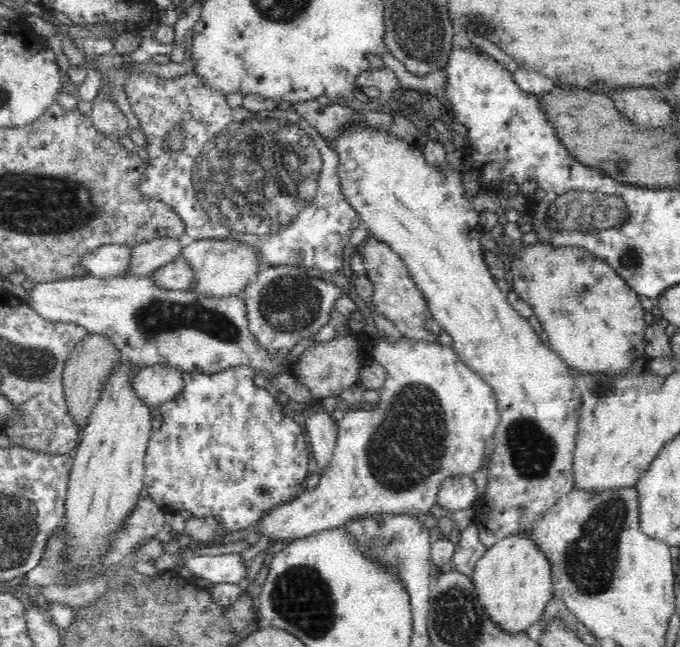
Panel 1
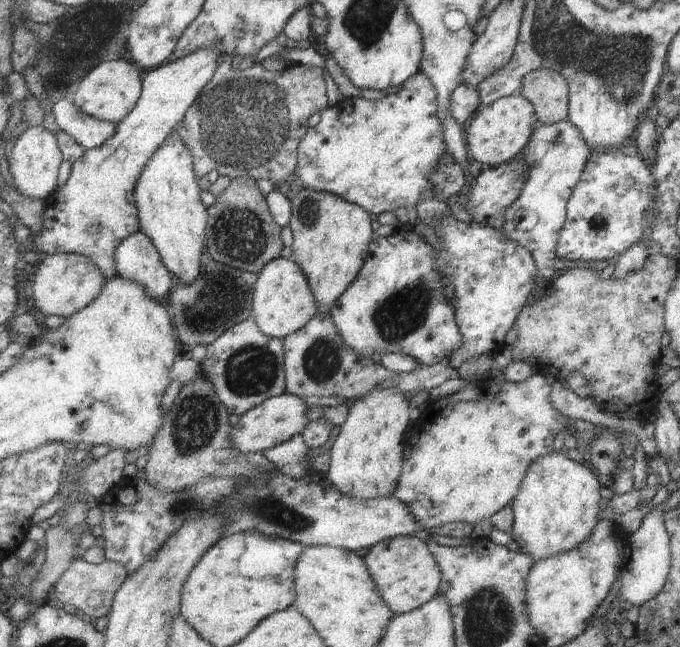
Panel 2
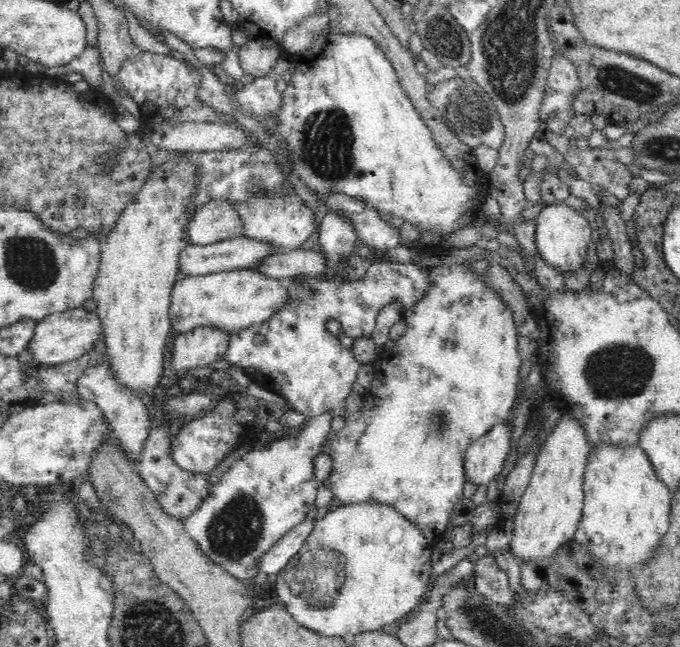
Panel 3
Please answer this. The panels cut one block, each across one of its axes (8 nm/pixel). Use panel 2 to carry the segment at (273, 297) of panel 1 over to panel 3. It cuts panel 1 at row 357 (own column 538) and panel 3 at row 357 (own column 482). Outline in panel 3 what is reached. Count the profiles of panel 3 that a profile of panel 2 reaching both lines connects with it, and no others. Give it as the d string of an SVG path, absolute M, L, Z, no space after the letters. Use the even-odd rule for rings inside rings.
M330 208L323 219L320 220L318 235L320 250L325 257L327 264L327 275L325 277L310 277L308 275L283 277L280 279L282 285L289 289L290 302L282 307L277 314L263 323L248 325L232 332L229 338L225 359L230 365L240 366L245 374L250 377L258 386L269 389L291 404L291 409L302 413L307 417L331 414L331 416L344 416L344 403L350 392L353 391L354 381L358 378L358 370L362 363L354 358L352 349L340 344L338 335L332 335L326 329L328 320L336 320L341 324L341 332L350 338L370 337L374 328L378 313L394 302L401 302L403 310L410 310L415 302L423 296L427 289L428 267L420 267L416 262L407 264L382 261L372 263L366 270L363 278L352 280L344 275L344 262L346 258L354 254L353 246L357 238L356 227L352 219L346 217L342 211Z

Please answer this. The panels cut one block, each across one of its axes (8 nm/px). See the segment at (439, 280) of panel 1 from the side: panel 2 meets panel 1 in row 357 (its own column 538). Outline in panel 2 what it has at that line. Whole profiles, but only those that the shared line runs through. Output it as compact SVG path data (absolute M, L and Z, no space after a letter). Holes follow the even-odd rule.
M550 453L544 458L532 462L526 470L526 476L520 484L519 496L512 502L513 529L511 537L519 546L519 552L531 557L533 562L540 562L543 558L550 558L556 554L564 554L576 550L588 536L594 532L596 524L600 522L603 513L600 510L601 485L596 479L595 471L588 463L580 464L570 457L560 453Z

